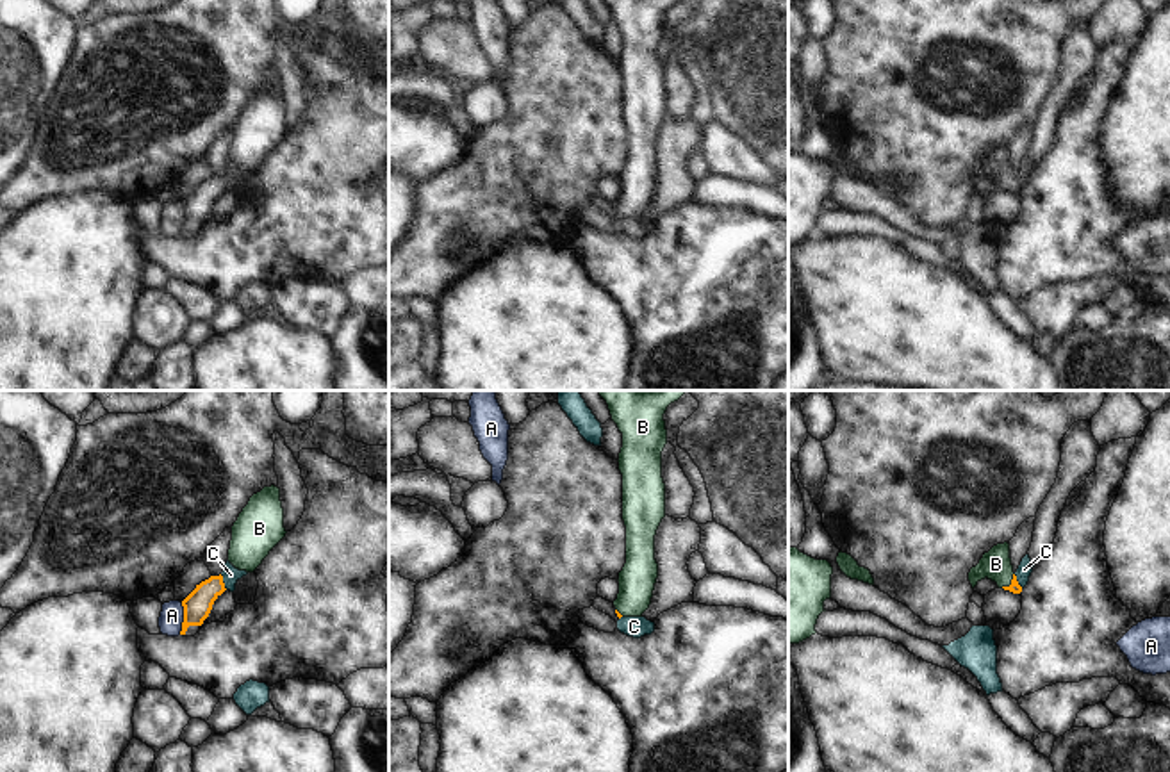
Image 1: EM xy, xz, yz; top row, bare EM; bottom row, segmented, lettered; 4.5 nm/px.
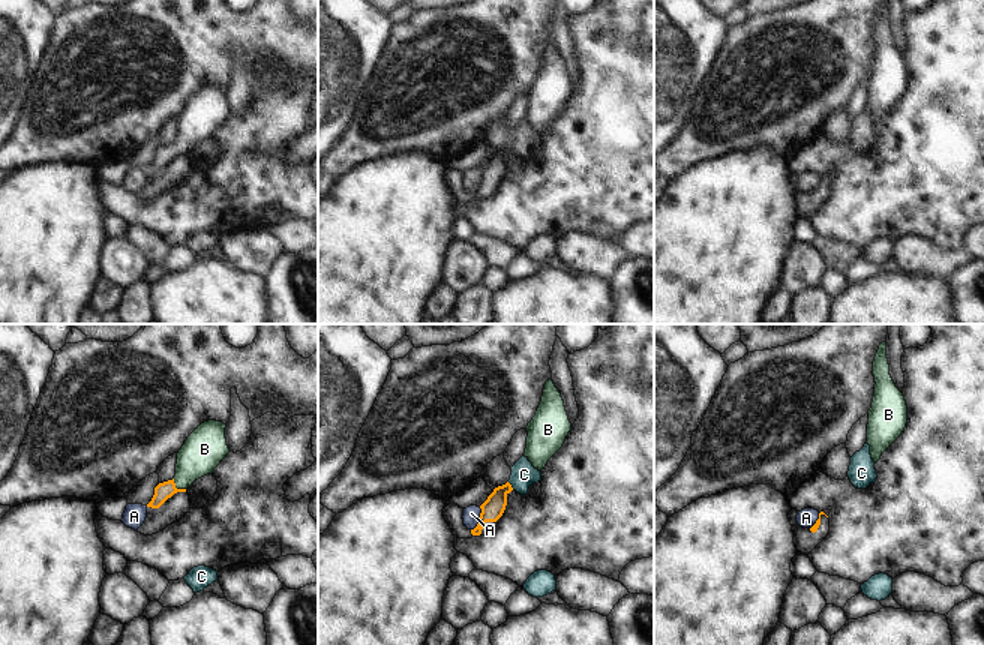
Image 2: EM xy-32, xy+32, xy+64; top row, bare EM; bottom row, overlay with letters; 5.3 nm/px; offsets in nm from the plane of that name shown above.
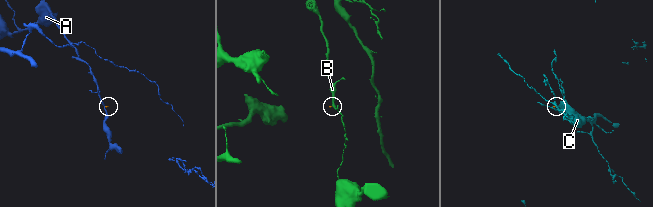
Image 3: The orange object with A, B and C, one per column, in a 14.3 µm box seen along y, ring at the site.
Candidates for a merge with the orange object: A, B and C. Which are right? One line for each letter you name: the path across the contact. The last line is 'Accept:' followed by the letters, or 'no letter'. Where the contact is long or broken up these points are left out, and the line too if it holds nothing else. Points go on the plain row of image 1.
B: runs through yz (1013, 188), (1012, 184), (996, 164)
Accept: B

